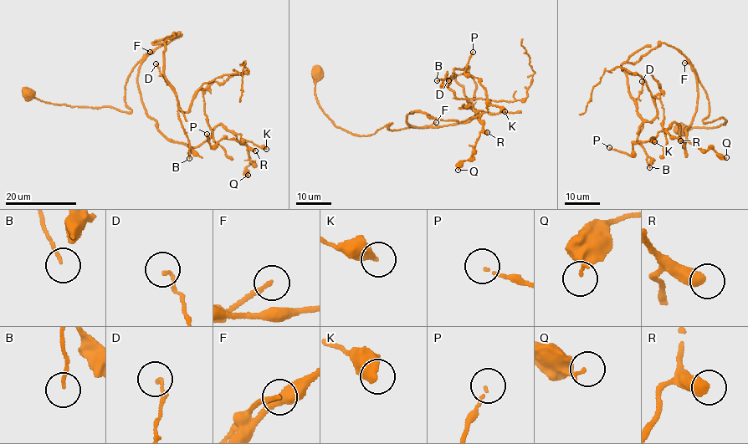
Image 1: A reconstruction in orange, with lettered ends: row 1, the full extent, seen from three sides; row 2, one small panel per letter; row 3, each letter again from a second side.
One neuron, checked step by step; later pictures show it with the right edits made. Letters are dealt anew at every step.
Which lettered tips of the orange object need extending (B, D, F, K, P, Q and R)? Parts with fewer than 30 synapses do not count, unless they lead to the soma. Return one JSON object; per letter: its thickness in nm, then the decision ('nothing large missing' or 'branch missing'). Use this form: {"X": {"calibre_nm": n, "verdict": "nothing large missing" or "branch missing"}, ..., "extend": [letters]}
{"B": {"calibre_nm": 120, "verdict": "nothing large missing"}, "D": {"calibre_nm": 110, "verdict": "nothing large missing"}, "F": {"calibre_nm": 180, "verdict": "nothing large missing"}, "K": {"calibre_nm": 480, "verdict": "nothing large missing"}, "P": {"calibre_nm": 70, "verdict": "nothing large missing"}, "Q": {"calibre_nm": 160, "verdict": "nothing large missing"}, "R": {"calibre_nm": 500, "verdict": "nothing large missing"}, "extend": []}

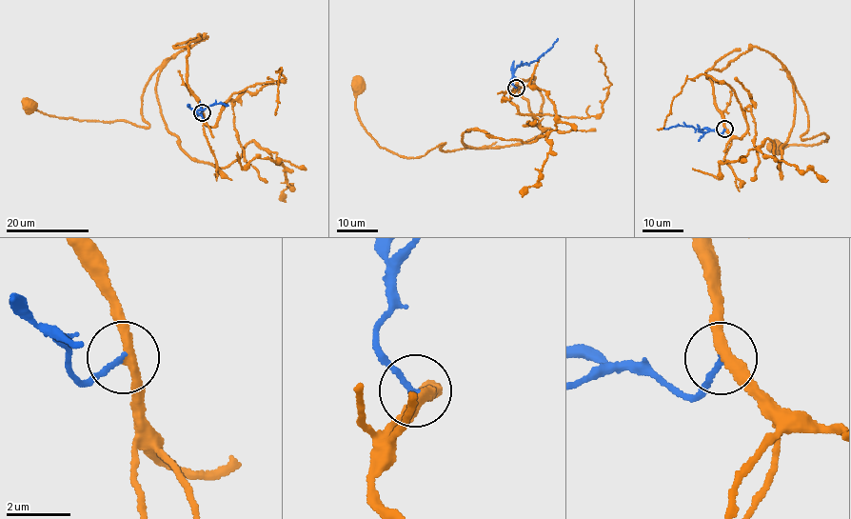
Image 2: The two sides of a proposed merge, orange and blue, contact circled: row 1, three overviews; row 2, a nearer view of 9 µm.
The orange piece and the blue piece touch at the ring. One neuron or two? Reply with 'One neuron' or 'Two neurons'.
One neuron

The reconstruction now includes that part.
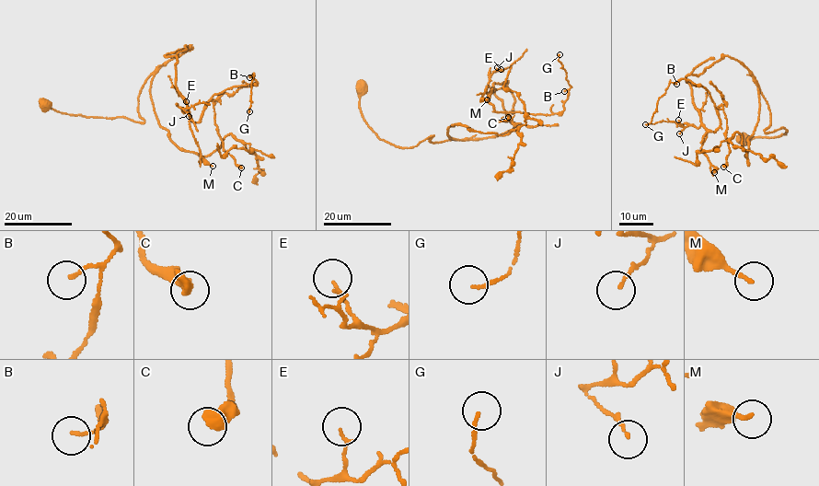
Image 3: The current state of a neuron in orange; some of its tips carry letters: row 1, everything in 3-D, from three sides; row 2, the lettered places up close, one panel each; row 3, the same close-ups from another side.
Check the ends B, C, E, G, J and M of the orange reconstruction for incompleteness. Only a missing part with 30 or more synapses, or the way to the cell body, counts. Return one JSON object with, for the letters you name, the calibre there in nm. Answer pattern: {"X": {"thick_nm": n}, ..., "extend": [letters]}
{"extend": []}

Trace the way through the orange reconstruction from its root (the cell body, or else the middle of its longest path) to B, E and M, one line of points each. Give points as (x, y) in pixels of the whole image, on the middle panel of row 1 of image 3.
B: (361, 86), (367, 126), (408, 148), (511, 130), (494, 82), (501, 112), (561, 113), (564, 91)
E: (361, 86), (380, 139), (478, 140), (514, 127), (495, 95), (508, 81), (489, 85), (501, 69)
M: (361, 86), (367, 126), (402, 147), (514, 127), (495, 95), (508, 81), (486, 86), (487, 99)

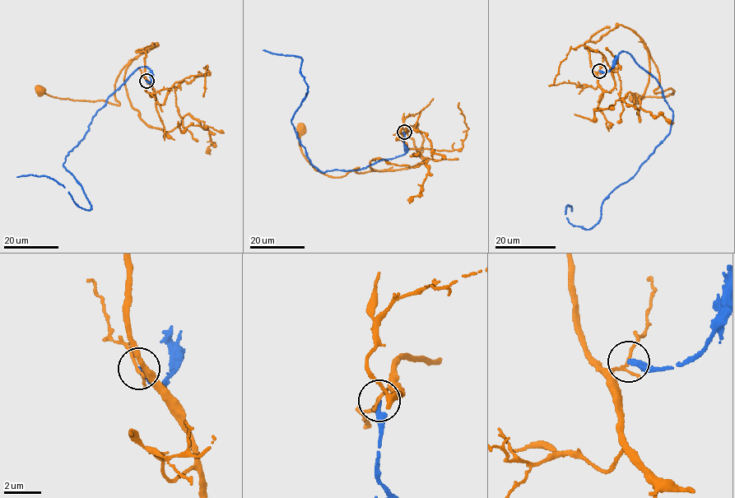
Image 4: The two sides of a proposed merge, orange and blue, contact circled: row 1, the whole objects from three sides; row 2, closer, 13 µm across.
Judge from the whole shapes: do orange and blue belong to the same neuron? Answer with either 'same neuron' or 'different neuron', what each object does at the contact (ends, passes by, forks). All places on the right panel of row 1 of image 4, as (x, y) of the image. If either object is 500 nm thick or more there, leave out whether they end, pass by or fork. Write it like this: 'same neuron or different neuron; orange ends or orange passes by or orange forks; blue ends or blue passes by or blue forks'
different neuron; orange forks; blue ends

